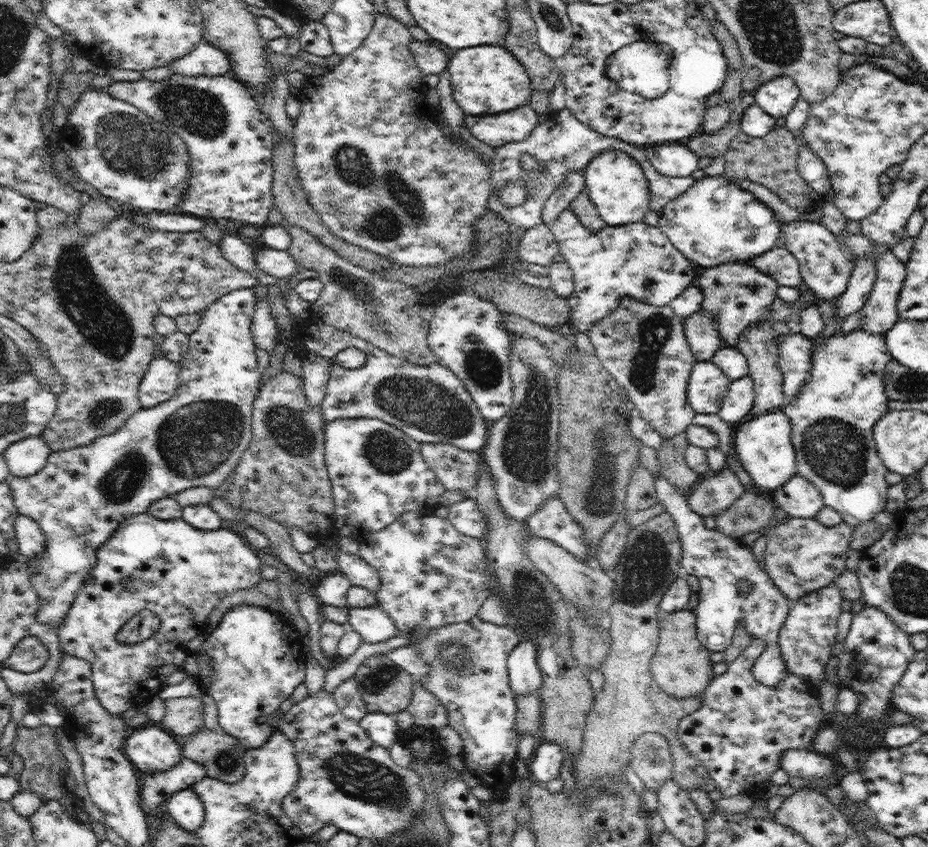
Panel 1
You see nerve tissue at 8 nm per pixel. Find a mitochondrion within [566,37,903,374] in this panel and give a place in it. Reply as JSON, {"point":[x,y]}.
{"point":[616,68]}

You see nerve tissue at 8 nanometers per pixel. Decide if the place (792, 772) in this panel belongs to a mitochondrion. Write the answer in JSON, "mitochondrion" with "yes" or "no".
{"mitochondrion":"no"}

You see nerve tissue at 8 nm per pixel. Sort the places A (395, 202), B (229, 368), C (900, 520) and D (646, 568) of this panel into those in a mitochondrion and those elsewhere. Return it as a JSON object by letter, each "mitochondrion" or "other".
{"A":"mitochondrion","B":"other","C":"other","D":"mitochondrion"}

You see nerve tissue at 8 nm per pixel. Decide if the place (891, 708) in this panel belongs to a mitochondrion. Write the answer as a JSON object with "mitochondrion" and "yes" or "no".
{"mitochondrion":"no"}

